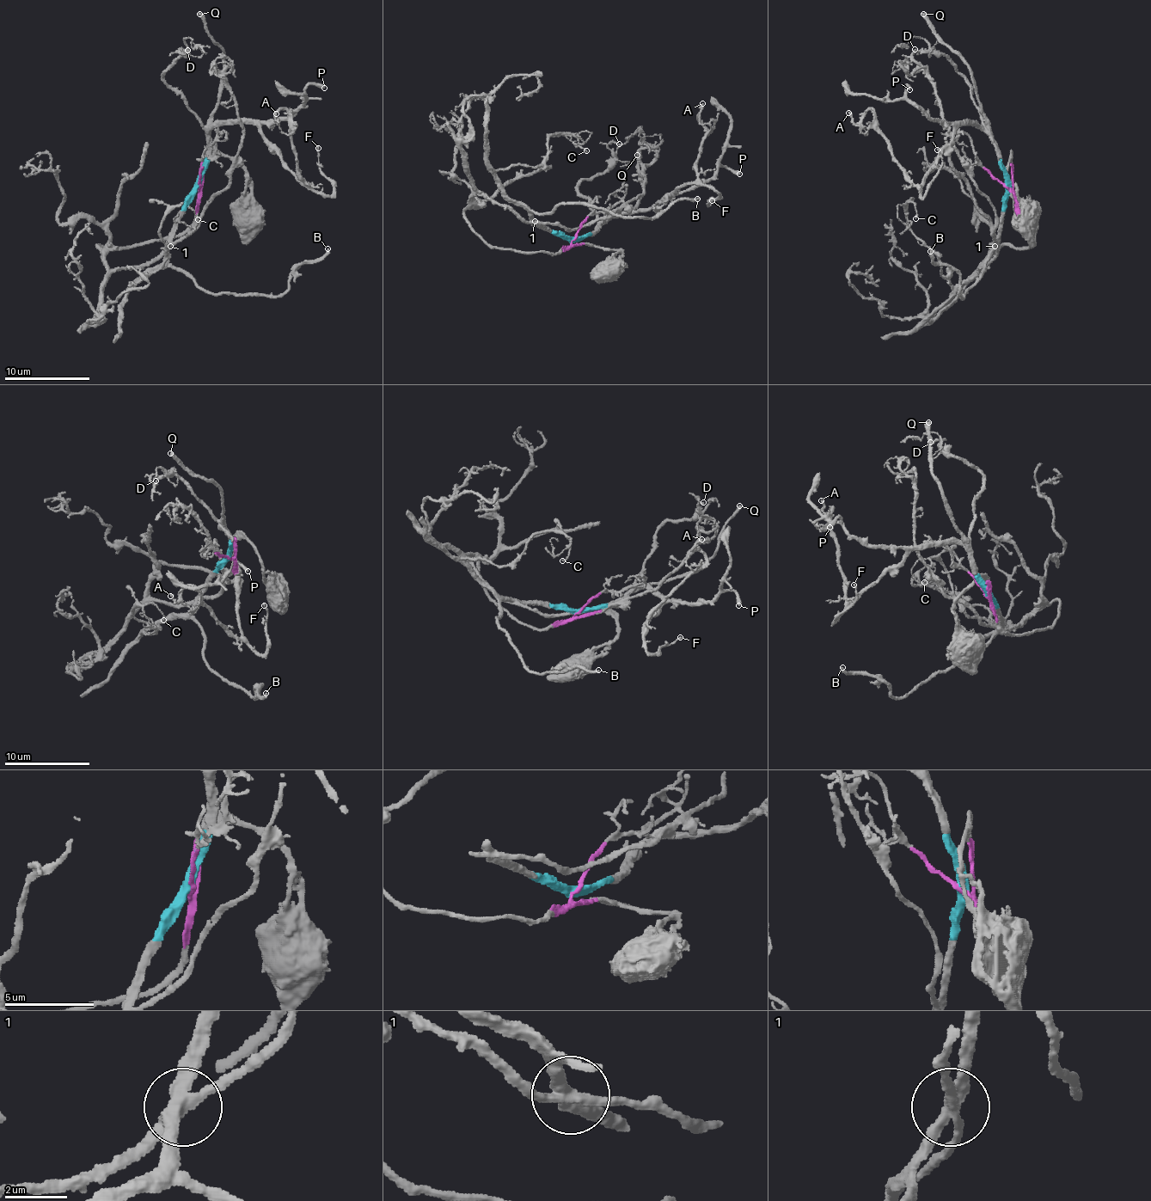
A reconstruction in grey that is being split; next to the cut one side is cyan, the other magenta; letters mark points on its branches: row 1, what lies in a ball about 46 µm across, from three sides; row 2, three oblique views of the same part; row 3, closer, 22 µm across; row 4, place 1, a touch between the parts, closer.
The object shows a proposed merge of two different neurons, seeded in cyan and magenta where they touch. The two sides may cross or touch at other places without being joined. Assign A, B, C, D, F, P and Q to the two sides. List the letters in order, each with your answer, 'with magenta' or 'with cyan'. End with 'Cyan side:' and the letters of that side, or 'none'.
A: with cyan
B: with cyan
C: with cyan
D: with cyan
F: with cyan
P: with cyan
Q: with cyan
Cyan side: A, B, C, D, F, P, Q

